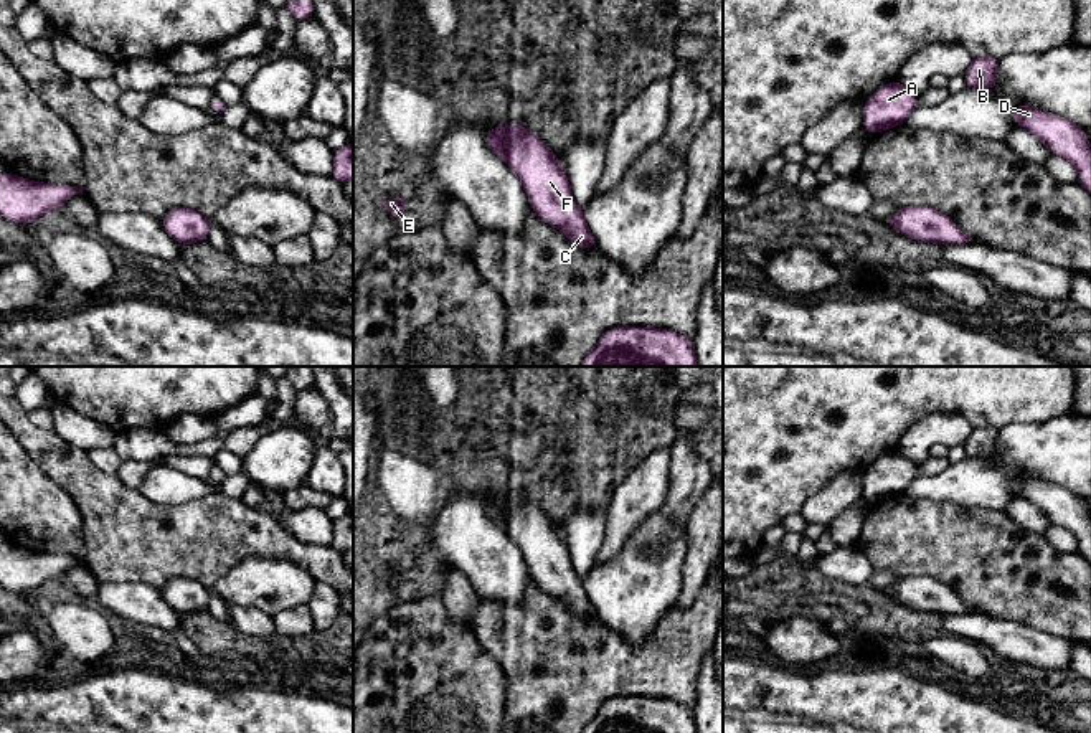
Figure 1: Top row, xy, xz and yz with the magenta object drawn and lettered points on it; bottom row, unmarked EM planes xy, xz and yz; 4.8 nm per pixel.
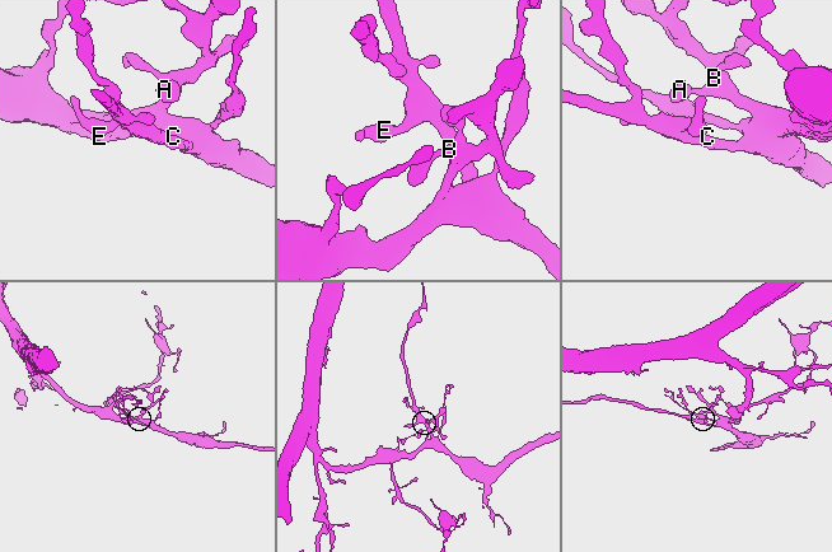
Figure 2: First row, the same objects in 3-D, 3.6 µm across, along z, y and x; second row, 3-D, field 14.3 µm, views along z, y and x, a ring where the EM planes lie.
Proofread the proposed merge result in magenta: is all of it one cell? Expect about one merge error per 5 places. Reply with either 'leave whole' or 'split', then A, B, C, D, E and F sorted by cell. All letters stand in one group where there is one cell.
leave whole; A B C D E F

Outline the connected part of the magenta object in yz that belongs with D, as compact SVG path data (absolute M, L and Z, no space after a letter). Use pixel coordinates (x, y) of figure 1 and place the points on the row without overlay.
M1012 475L1010 485L1053 523L1068 528L1078 540L1076 551L1091 565L1091 517L1079 495L1035 475Z

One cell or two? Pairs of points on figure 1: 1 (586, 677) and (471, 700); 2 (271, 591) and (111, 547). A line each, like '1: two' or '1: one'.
1: two
2: two

